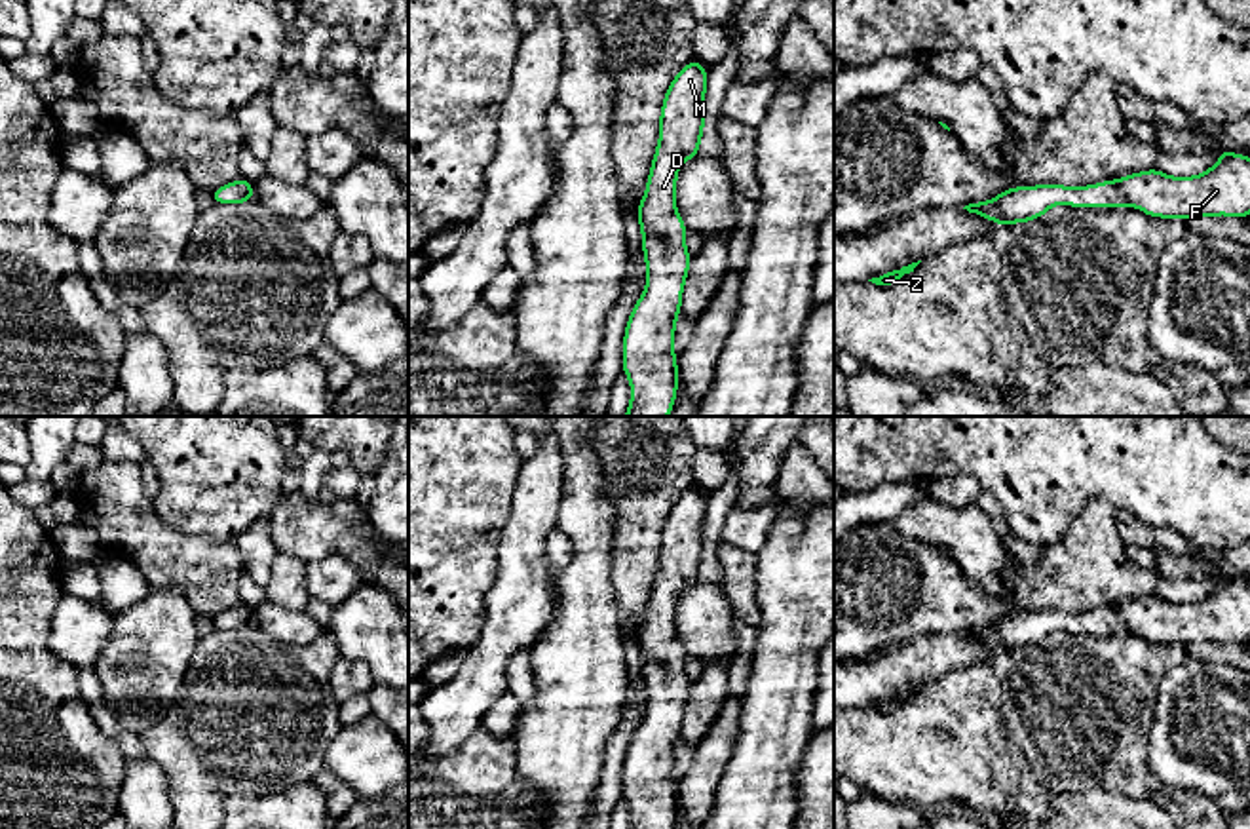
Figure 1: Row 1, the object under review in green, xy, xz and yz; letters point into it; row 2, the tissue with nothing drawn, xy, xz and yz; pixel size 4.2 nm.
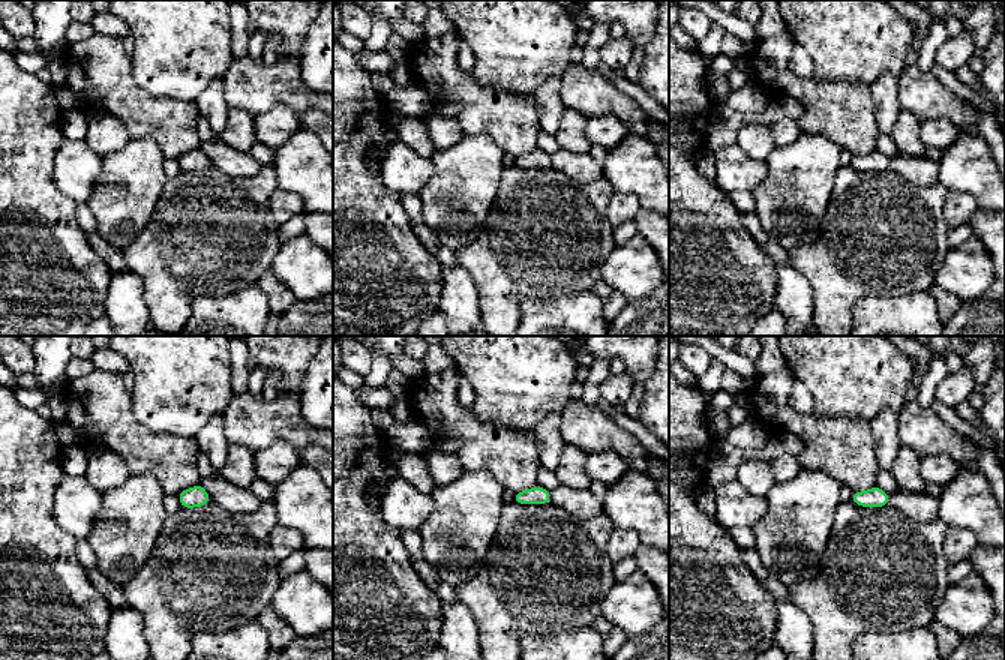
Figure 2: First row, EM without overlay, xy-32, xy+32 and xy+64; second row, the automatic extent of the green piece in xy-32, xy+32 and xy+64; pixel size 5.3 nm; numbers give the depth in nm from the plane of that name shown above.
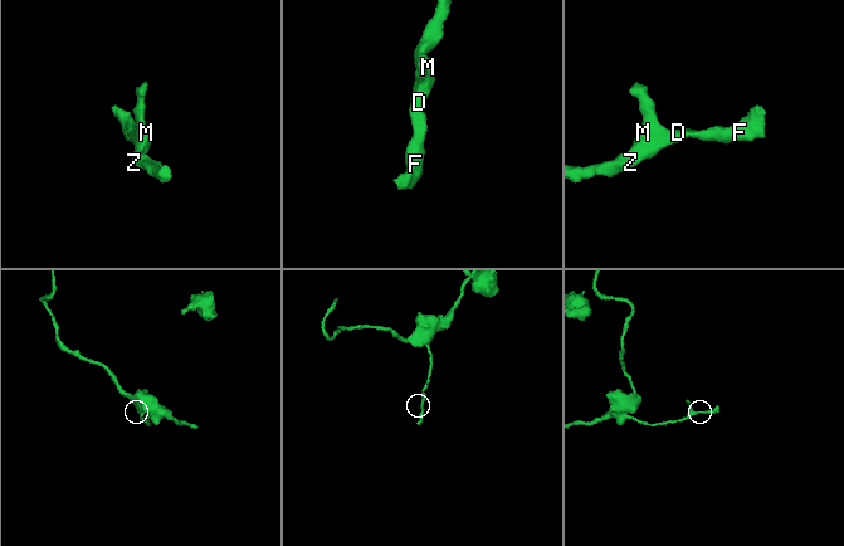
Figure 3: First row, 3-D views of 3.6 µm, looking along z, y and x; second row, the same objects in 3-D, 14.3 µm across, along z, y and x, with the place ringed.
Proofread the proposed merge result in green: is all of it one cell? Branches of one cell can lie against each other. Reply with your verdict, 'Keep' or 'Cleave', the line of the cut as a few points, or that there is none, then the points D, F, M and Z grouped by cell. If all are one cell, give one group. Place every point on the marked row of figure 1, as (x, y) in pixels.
Keep. No split. Groups: D F M Z

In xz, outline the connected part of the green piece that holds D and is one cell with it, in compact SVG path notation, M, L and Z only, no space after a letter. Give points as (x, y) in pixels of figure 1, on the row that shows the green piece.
M691 61L672 78L661 106L659 143L638 203L646 289L623 337L623 373L631 382L625 416L667 416L676 399L674 329L691 259L676 211L676 177L699 154L705 91L707 68Z

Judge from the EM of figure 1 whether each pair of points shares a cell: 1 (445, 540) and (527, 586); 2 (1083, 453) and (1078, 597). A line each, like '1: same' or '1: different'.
1: different
2: different

